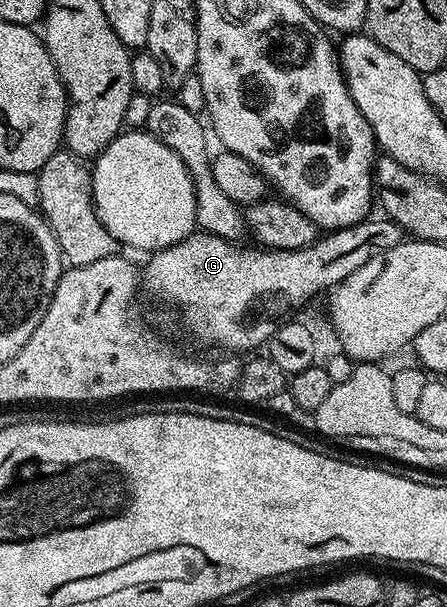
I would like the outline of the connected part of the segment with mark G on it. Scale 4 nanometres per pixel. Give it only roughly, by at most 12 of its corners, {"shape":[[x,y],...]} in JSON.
{"shape":[[367,220],[297,250],[193,232],[142,282],[200,342],[263,347],[292,306],[402,240]]}

